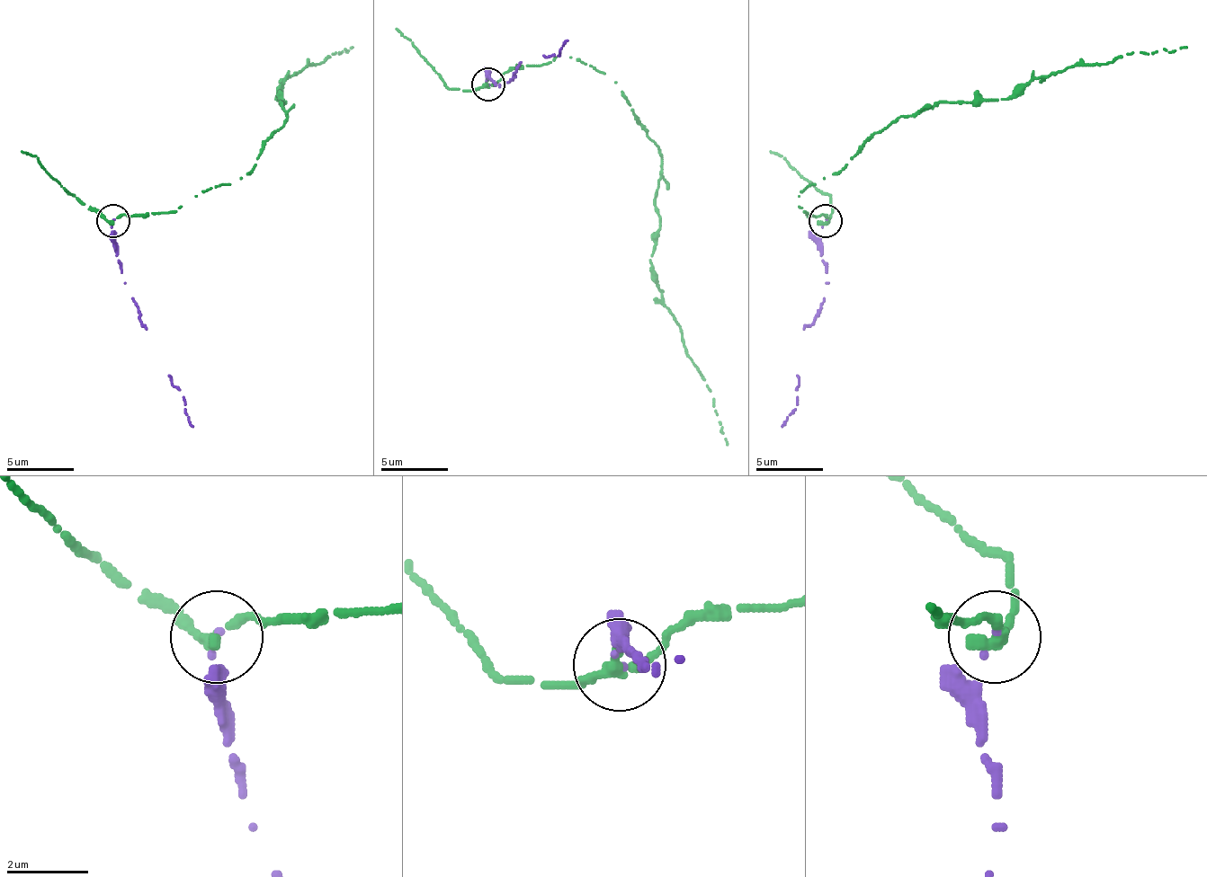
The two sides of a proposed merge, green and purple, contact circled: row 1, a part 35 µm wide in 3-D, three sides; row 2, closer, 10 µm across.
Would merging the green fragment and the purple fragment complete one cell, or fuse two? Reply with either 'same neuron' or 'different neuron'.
different neuron

